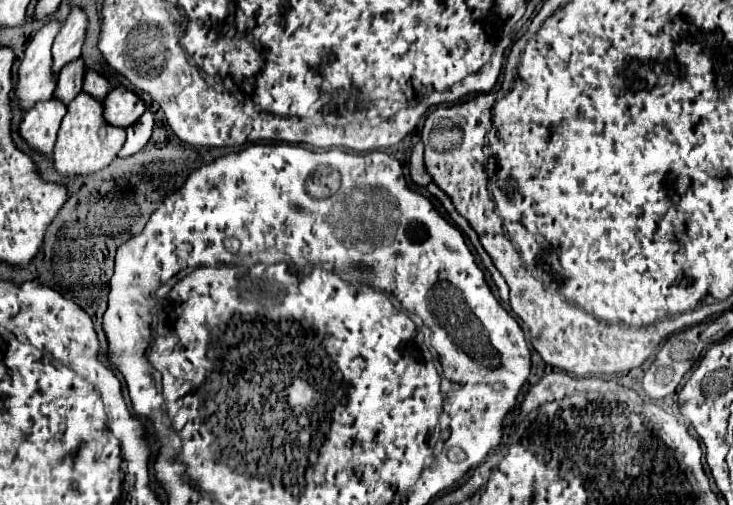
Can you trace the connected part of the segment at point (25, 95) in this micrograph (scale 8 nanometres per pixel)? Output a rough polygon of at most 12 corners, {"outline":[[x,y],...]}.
{"outline":[[45,23],[25,49],[15,87],[23,111],[53,97],[51,45]]}

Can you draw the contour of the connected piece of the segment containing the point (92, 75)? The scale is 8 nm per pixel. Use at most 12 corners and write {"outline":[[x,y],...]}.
{"outline":[[89,69],[83,91],[103,101],[109,93],[109,81]]}

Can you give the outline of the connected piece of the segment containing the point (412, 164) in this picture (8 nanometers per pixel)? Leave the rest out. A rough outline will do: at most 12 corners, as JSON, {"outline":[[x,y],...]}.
{"outline":[[423,143],[413,147],[409,161],[411,181],[419,187],[431,183],[423,165]]}

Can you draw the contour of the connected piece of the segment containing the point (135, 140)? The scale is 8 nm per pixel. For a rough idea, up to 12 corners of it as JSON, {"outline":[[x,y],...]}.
{"outline":[[145,111],[127,131],[119,157],[143,149],[153,131],[153,115]]}

